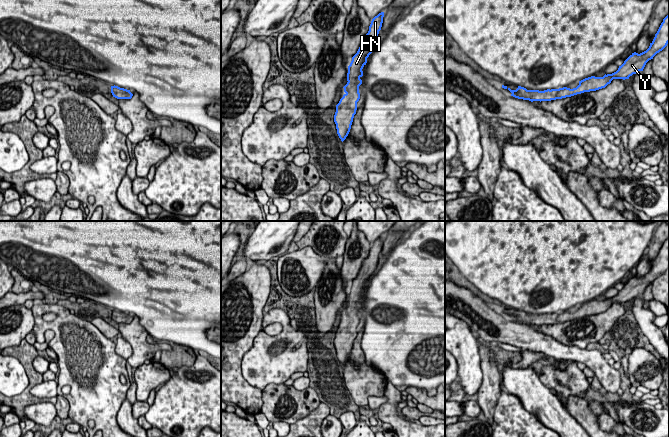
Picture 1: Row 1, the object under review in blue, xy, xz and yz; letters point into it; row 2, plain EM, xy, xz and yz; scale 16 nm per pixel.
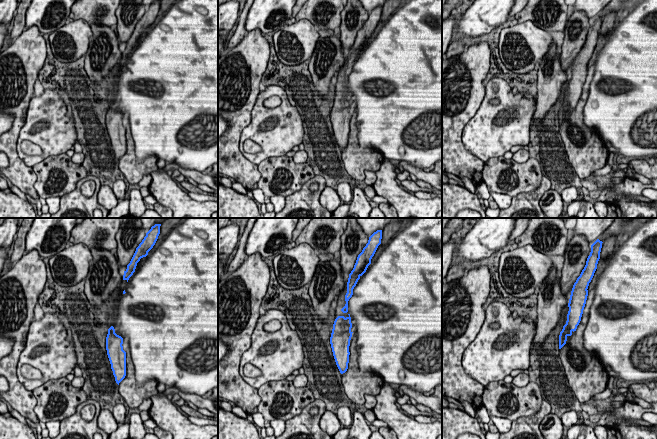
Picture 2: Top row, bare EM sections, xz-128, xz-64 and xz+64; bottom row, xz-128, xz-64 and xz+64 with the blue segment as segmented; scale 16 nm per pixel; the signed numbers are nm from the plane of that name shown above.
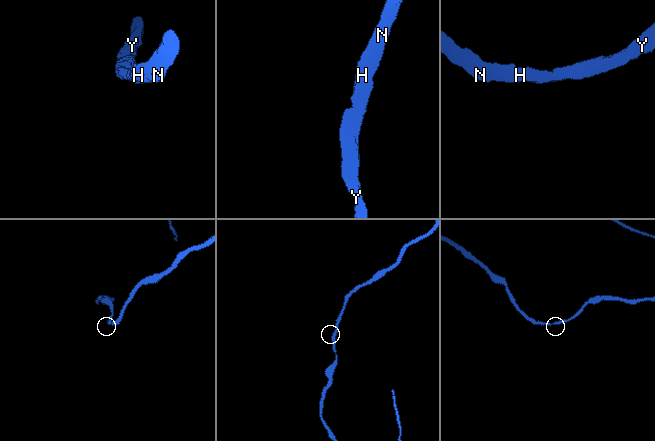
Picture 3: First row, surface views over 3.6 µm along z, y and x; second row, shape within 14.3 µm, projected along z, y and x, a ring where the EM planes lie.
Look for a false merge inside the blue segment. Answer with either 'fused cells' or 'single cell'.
single cell

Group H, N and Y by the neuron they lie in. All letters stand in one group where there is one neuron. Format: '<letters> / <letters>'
H N Y

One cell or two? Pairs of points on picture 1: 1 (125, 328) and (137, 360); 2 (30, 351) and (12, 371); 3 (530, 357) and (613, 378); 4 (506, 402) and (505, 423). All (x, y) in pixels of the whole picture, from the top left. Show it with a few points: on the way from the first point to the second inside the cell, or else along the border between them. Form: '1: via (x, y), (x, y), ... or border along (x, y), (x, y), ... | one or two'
1: via (133, 336), (137, 340), (137, 352) | one
2: border along (10, 355), (22, 365), (28, 384) | two
3: border along (522, 349), (542, 352), (545, 355) | two
4: via (506, 407), (506, 418) | one

